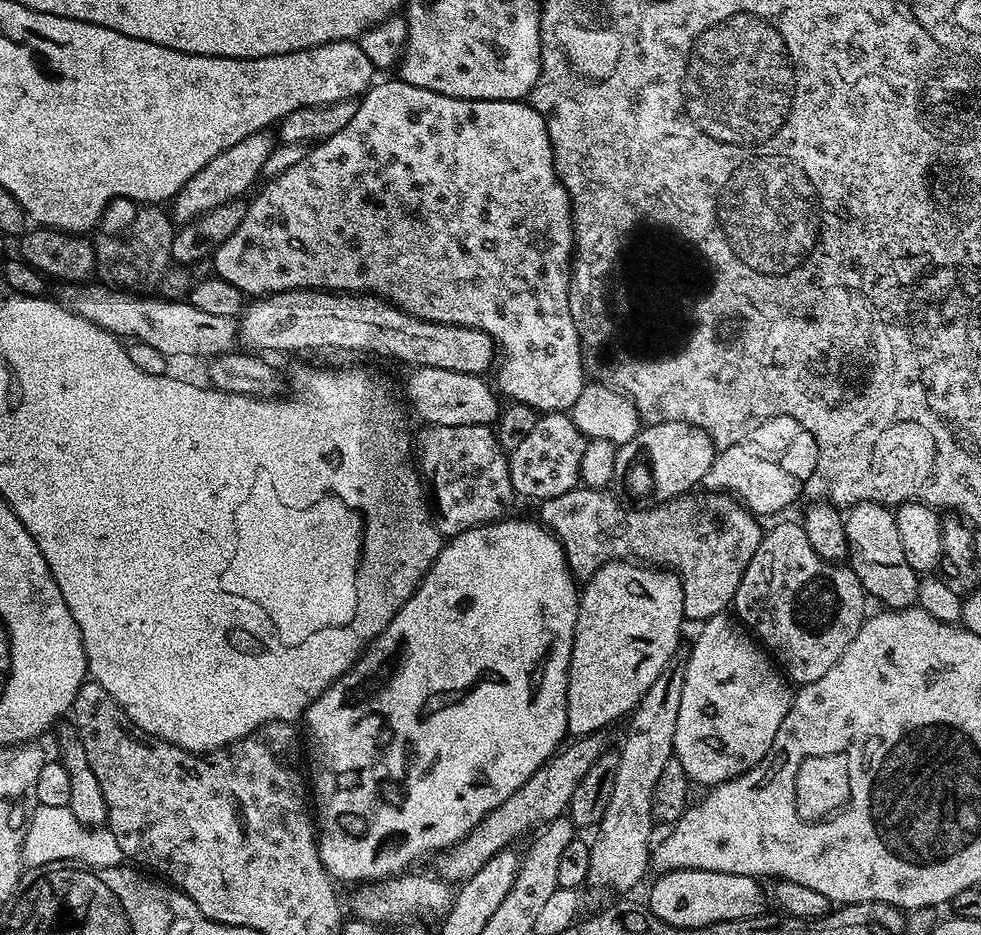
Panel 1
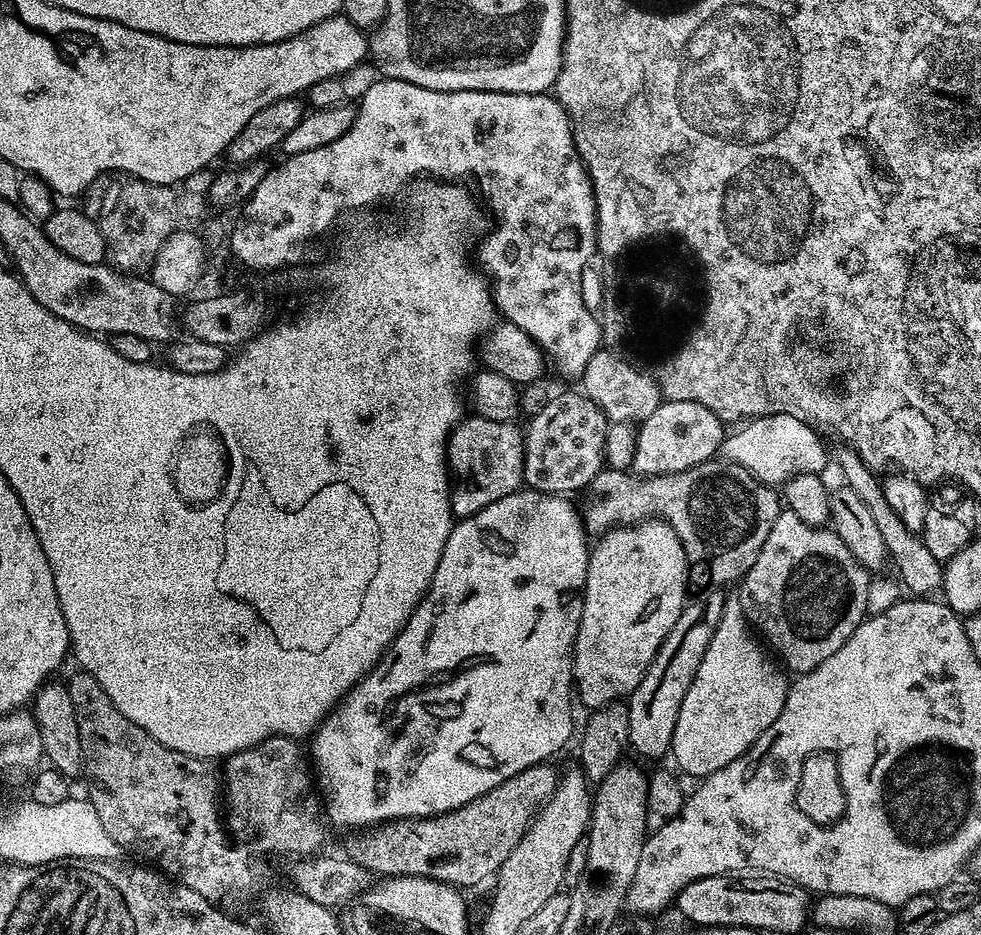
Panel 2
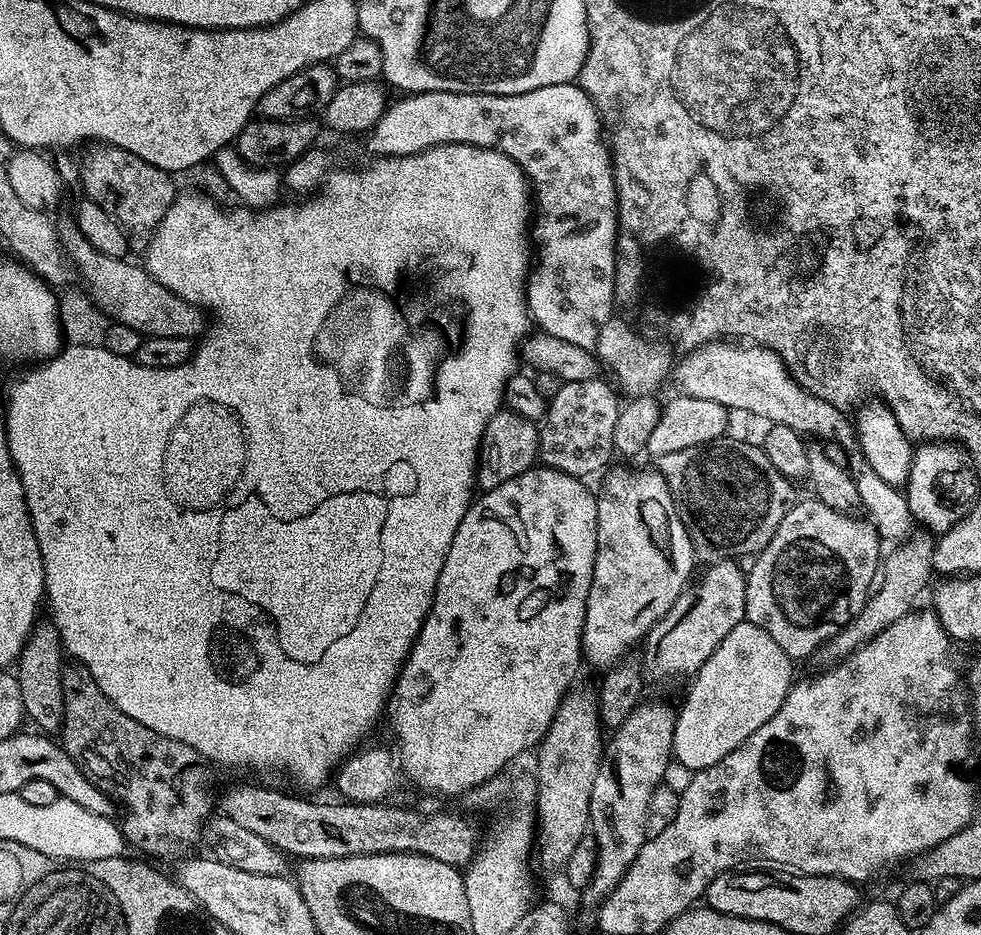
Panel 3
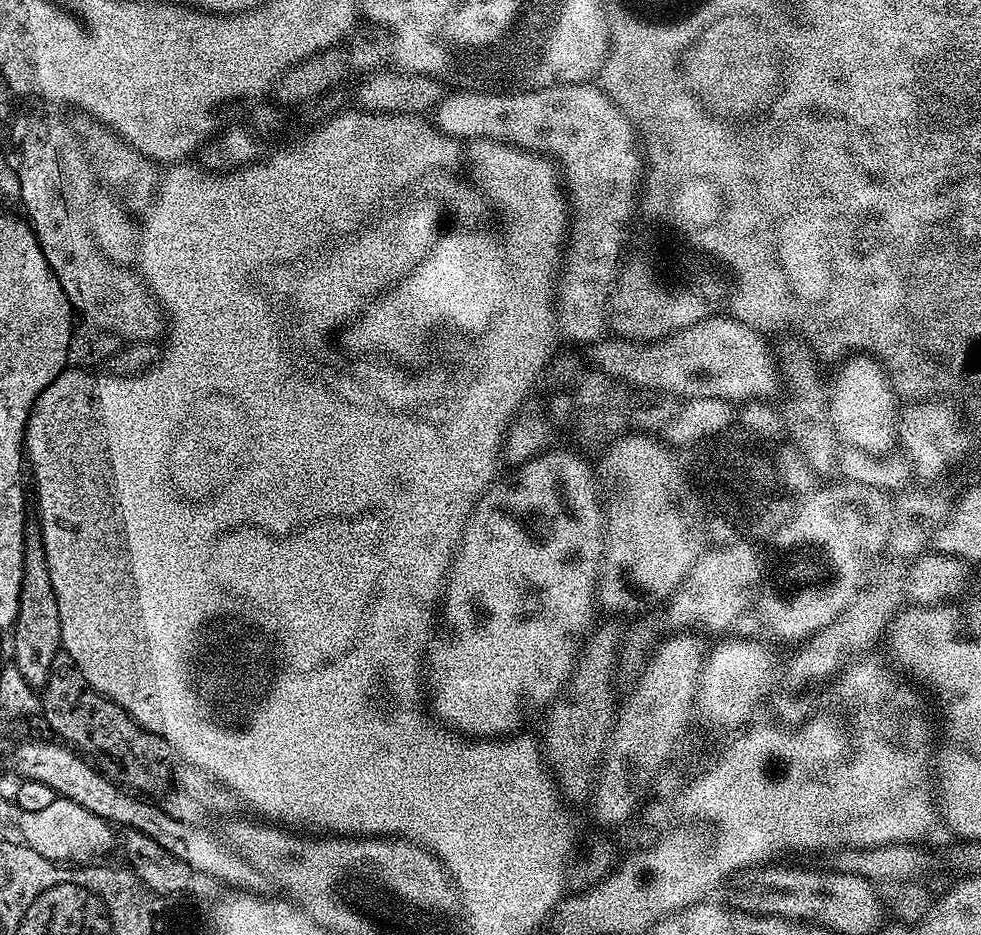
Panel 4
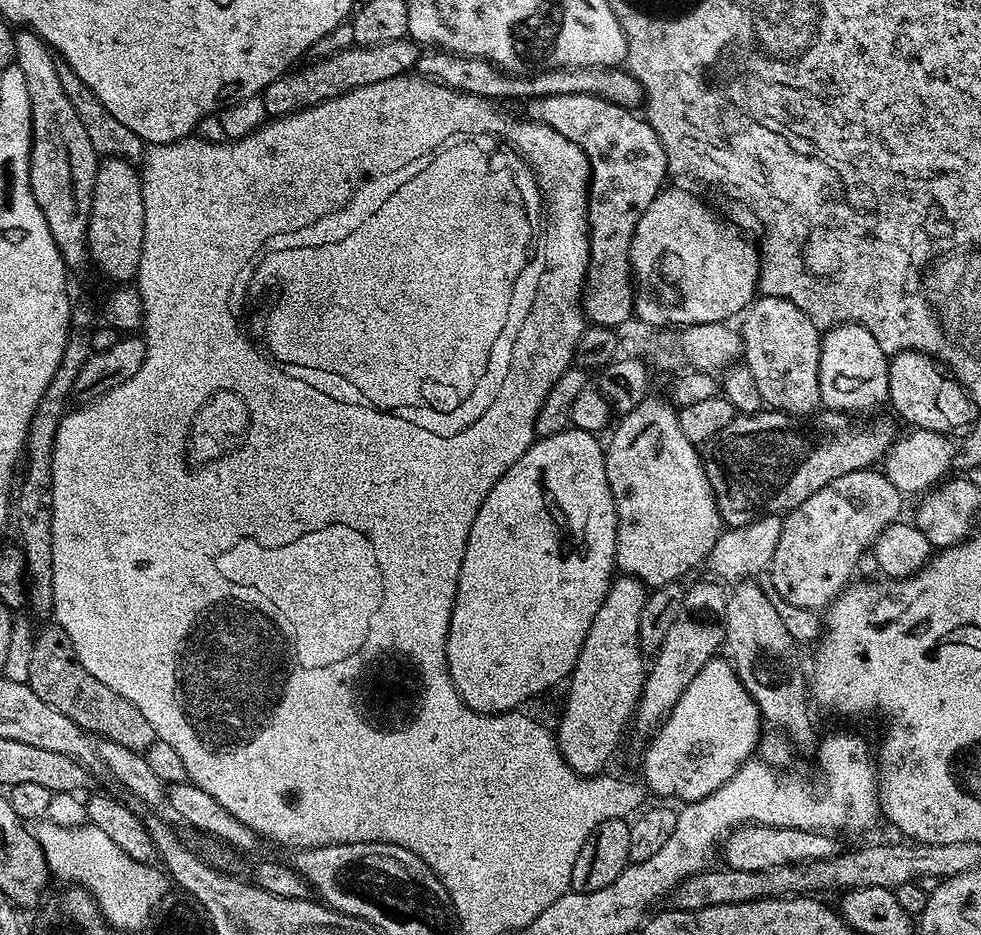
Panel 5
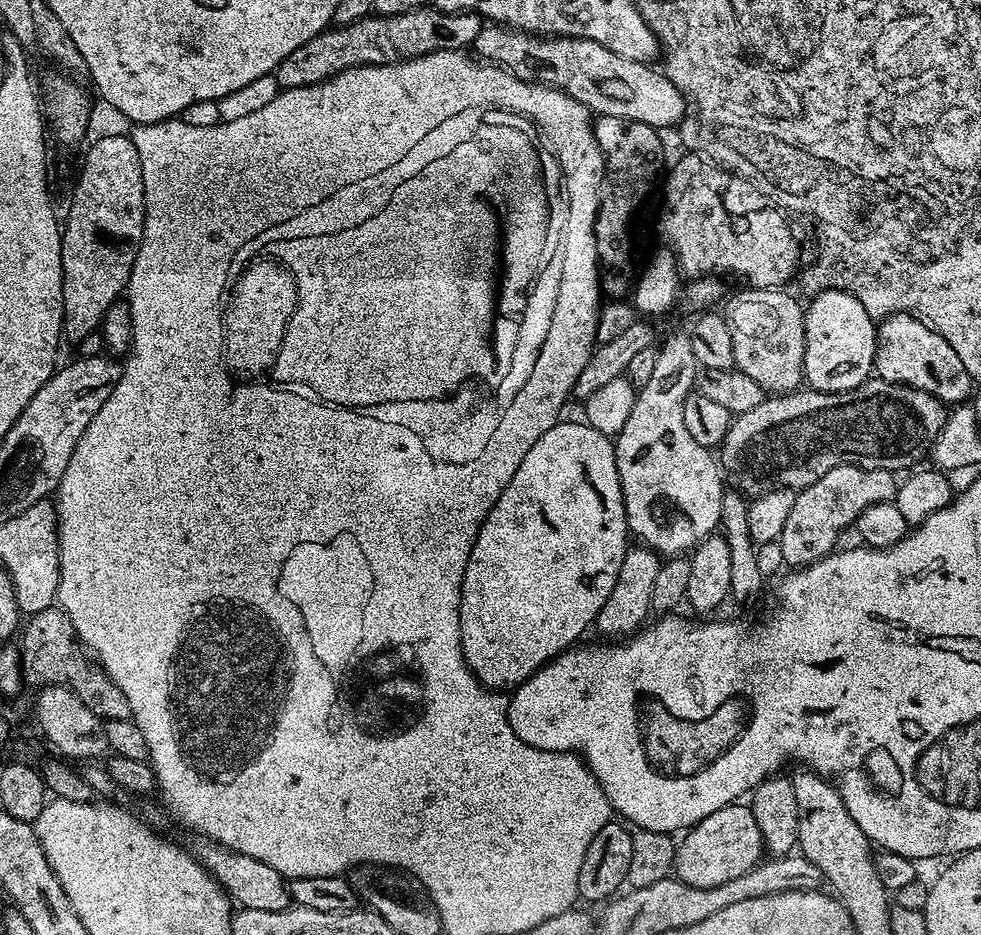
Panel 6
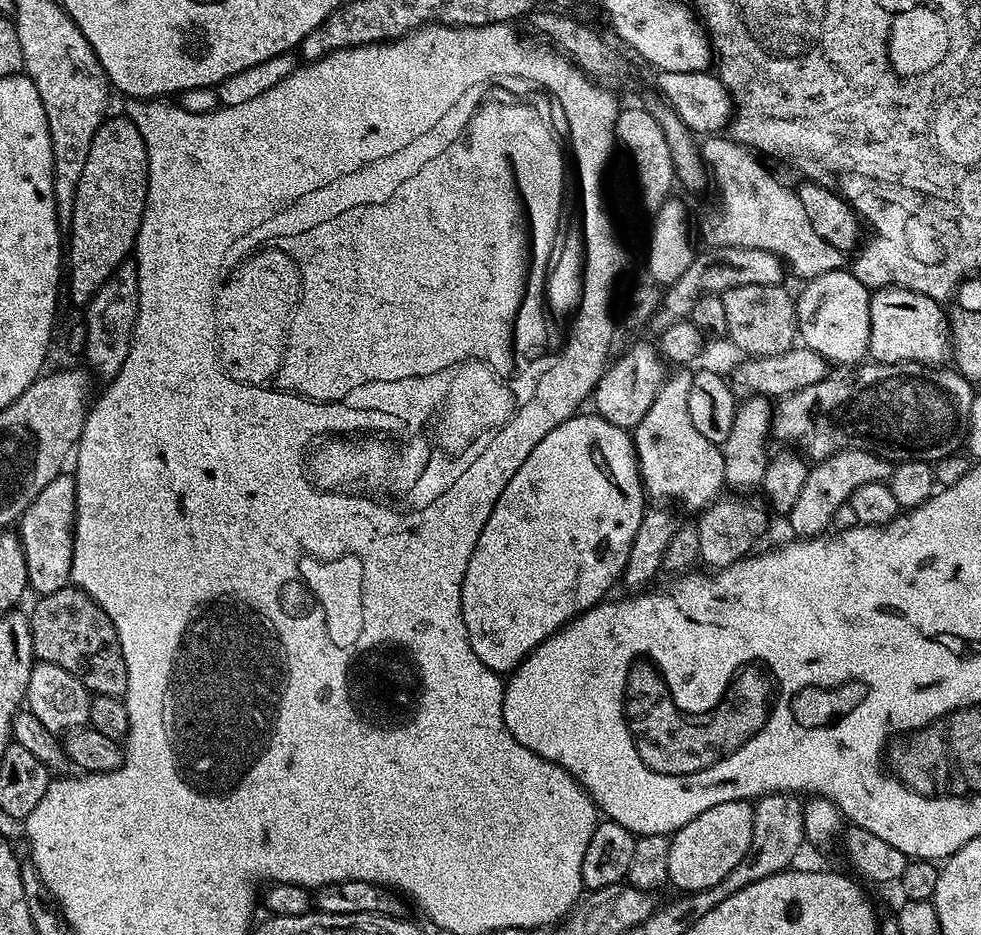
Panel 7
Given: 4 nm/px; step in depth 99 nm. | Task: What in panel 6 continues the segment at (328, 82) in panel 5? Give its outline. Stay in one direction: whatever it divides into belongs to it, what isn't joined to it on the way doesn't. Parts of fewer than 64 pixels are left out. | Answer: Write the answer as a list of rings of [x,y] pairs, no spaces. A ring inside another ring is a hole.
[[[435,6],[411,8],[393,16],[369,14],[349,24],[325,28],[310,38],[310,42],[286,54],[274,75],[281,89],[296,88],[300,84],[320,84],[344,68],[354,68],[358,64],[390,64],[408,60],[411,56],[423,56],[437,48],[467,49],[475,45],[481,27],[481,17],[475,12],[443,12]]]

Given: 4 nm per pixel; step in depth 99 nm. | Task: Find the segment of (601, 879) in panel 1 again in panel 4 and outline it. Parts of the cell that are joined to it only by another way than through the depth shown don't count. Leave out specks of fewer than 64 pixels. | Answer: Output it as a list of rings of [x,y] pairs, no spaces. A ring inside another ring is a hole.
[[[741,542],[701,551],[667,601],[667,627],[669,624],[672,630],[695,630],[700,634],[726,631],[747,610],[748,604],[750,608],[762,580],[762,560],[752,548],[755,547],[751,543]]]

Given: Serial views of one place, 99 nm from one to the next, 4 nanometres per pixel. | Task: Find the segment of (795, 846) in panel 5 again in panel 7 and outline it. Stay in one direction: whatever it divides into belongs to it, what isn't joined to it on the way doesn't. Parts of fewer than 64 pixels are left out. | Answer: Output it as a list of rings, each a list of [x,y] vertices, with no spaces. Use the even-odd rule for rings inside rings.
[[[735,800],[734,802],[722,802],[718,806],[710,806],[710,810],[702,810],[698,818],[686,822],[677,832],[670,836],[670,870],[668,879],[671,887],[678,889],[681,893],[694,893],[706,890],[707,887],[715,886],[734,870],[743,856],[750,849],[751,832],[754,830],[753,805],[747,800]]]

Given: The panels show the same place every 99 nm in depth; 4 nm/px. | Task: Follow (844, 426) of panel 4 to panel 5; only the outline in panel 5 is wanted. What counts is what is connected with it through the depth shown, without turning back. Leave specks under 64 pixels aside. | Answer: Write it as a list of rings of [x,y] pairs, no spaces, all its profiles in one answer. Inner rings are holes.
[[[837,324],[823,333],[818,362],[820,403],[825,409],[860,414],[888,400],[889,357],[878,346],[874,334],[860,324]]]

